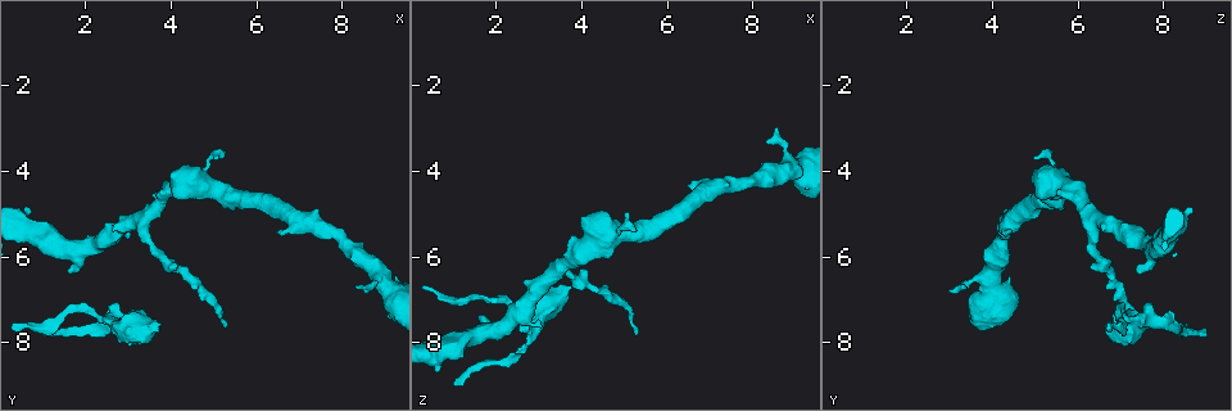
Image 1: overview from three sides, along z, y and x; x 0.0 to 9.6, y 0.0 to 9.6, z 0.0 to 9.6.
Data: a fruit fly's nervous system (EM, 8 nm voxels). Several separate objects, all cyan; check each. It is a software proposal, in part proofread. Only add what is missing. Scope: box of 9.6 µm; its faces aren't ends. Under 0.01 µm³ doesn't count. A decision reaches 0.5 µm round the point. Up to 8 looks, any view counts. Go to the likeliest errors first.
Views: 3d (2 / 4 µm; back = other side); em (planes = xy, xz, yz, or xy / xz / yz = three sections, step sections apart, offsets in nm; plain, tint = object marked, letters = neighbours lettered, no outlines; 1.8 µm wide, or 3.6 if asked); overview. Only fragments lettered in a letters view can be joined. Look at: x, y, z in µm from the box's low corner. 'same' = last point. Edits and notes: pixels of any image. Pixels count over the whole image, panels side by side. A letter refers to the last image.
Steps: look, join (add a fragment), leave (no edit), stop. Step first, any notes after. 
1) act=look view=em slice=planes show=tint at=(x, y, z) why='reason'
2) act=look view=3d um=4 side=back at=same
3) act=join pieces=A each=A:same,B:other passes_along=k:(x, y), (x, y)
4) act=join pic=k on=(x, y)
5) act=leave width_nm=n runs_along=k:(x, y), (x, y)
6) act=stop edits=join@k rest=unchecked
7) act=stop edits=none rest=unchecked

act=look view=em slice=planes show=letters at=(1.10, 7.85, 8.95) why='end of a long branch'

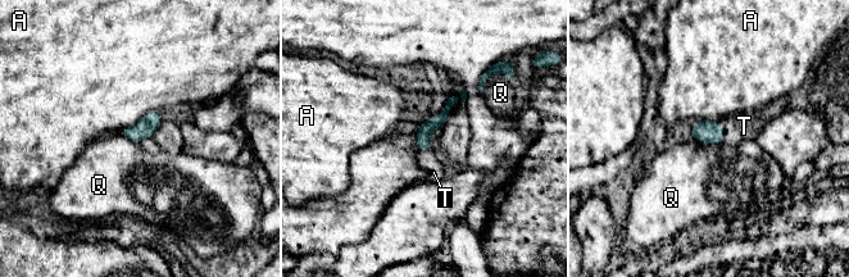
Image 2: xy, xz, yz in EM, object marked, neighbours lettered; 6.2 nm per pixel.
act=join pieces=T width_nm=100 each=A:other,Q:other,T:same found='it goes on there'

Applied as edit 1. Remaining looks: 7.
act=look view=overview why='see it whole again'

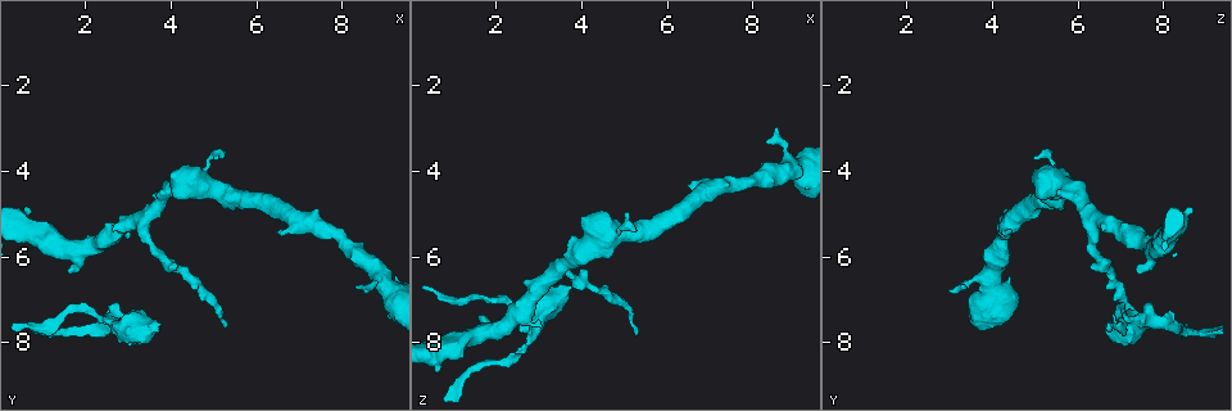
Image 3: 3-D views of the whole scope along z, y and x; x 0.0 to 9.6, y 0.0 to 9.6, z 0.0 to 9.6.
act=look view=em slice=planes show=letters at=(5.30, 7.55, 7.80) why='thin end'

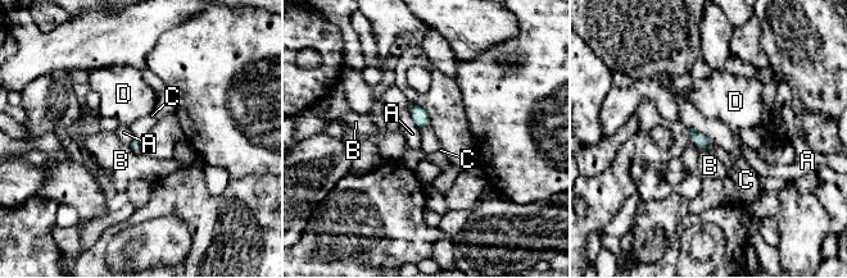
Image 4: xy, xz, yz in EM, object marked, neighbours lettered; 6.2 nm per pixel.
act=leave each=A:other,B:other,C:other,D:other border=4:(691, 127), (715, 142) found='none of them fits'

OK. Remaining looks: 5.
act=look view=em slice=xy step=4 show=tint at=(2.70, 7.05, 7.60) why='thick end'

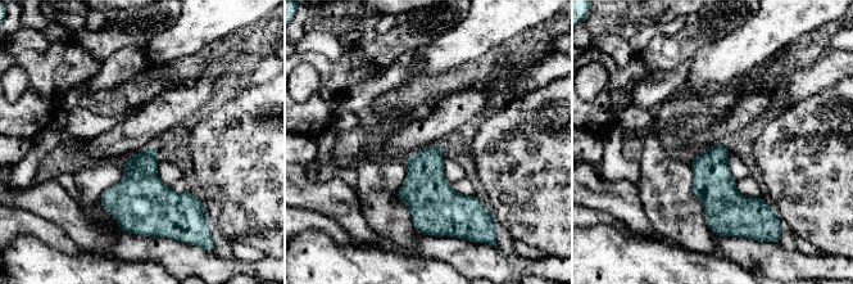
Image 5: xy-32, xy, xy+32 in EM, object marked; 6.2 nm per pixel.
act=look view=em slice=planes show=letters at=same why='another direction'

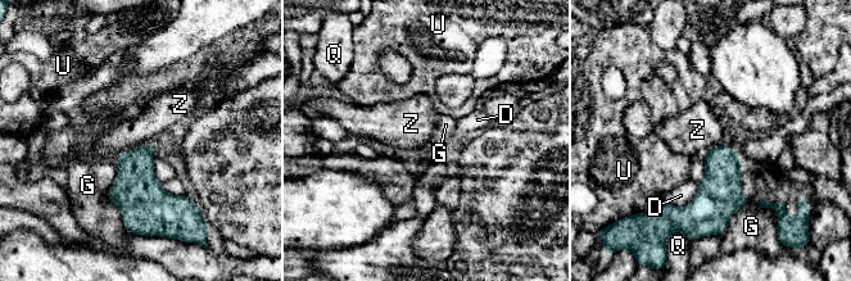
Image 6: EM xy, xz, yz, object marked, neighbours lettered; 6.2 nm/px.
act=leave each=D:other,G:other,Q:other,U:other,Z:other border=6:(153, 144), (131, 148), (117, 158) found='none of them fits'

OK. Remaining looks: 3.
act=stop edits=join@2 rest=unchecked

